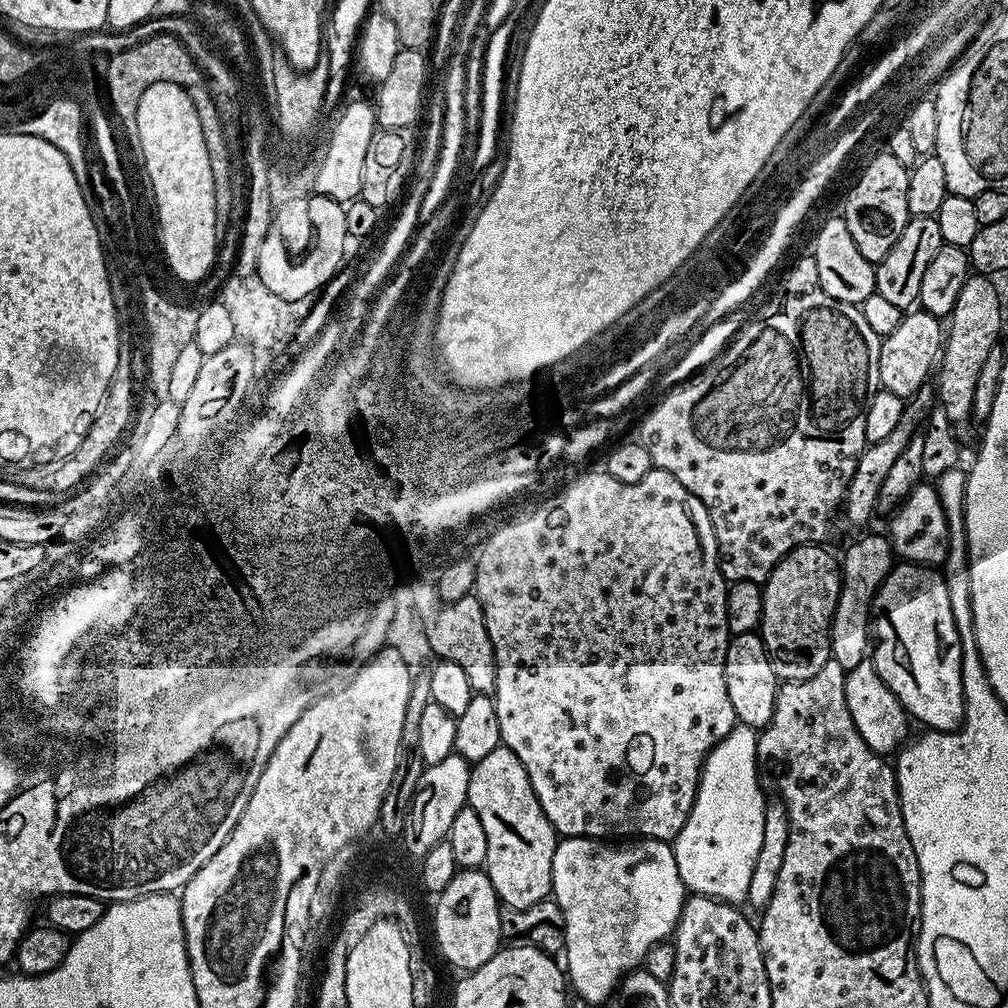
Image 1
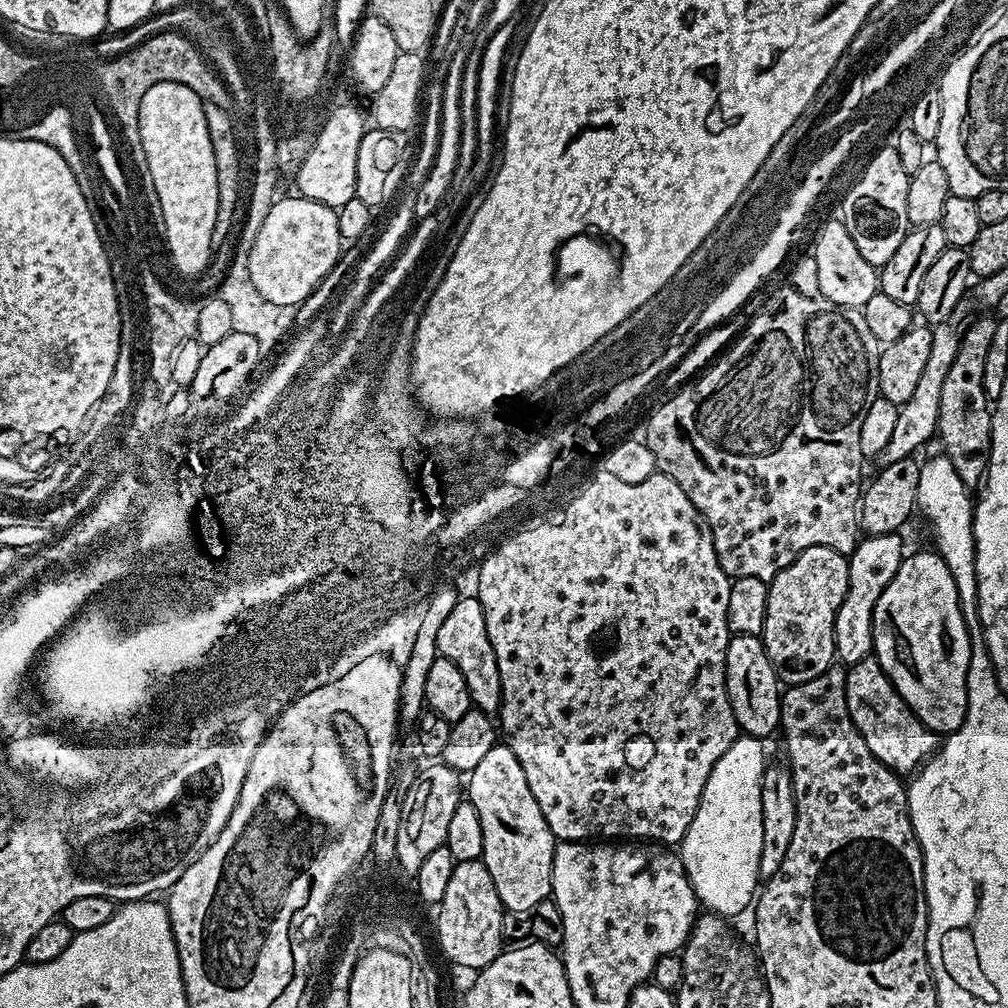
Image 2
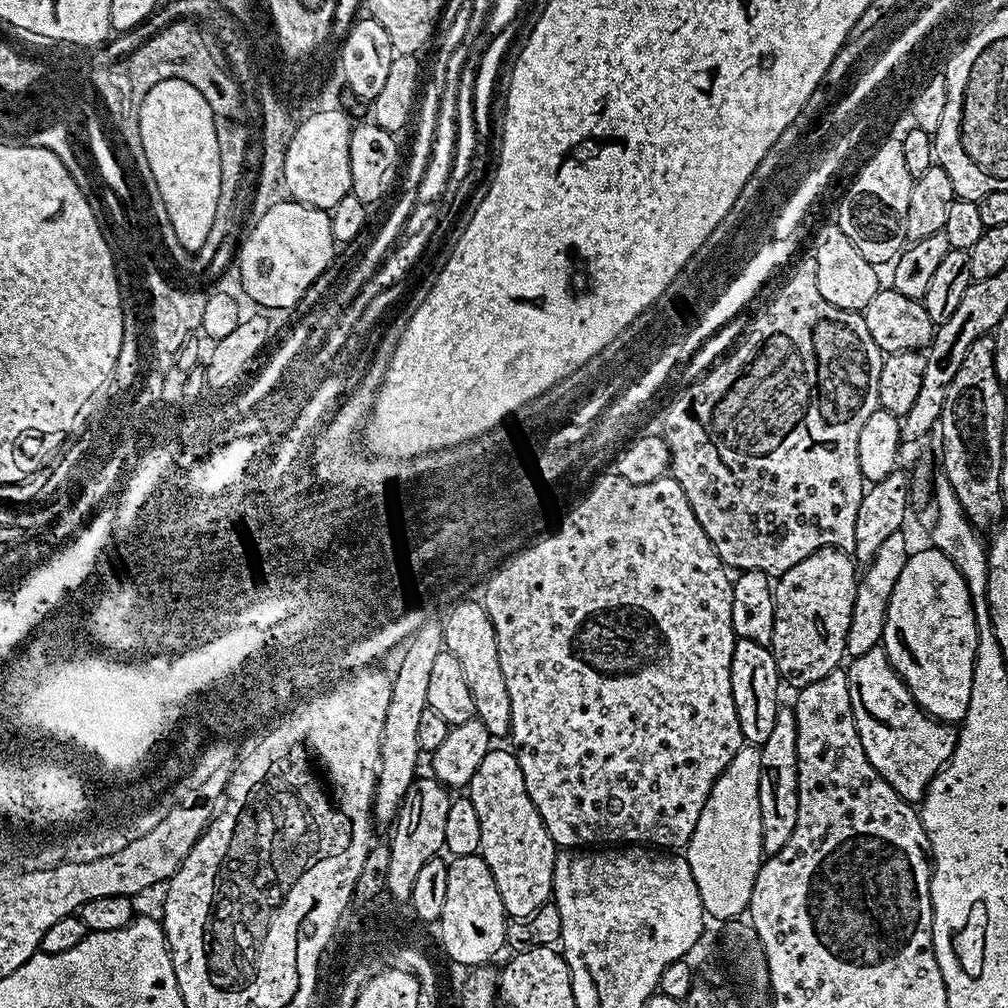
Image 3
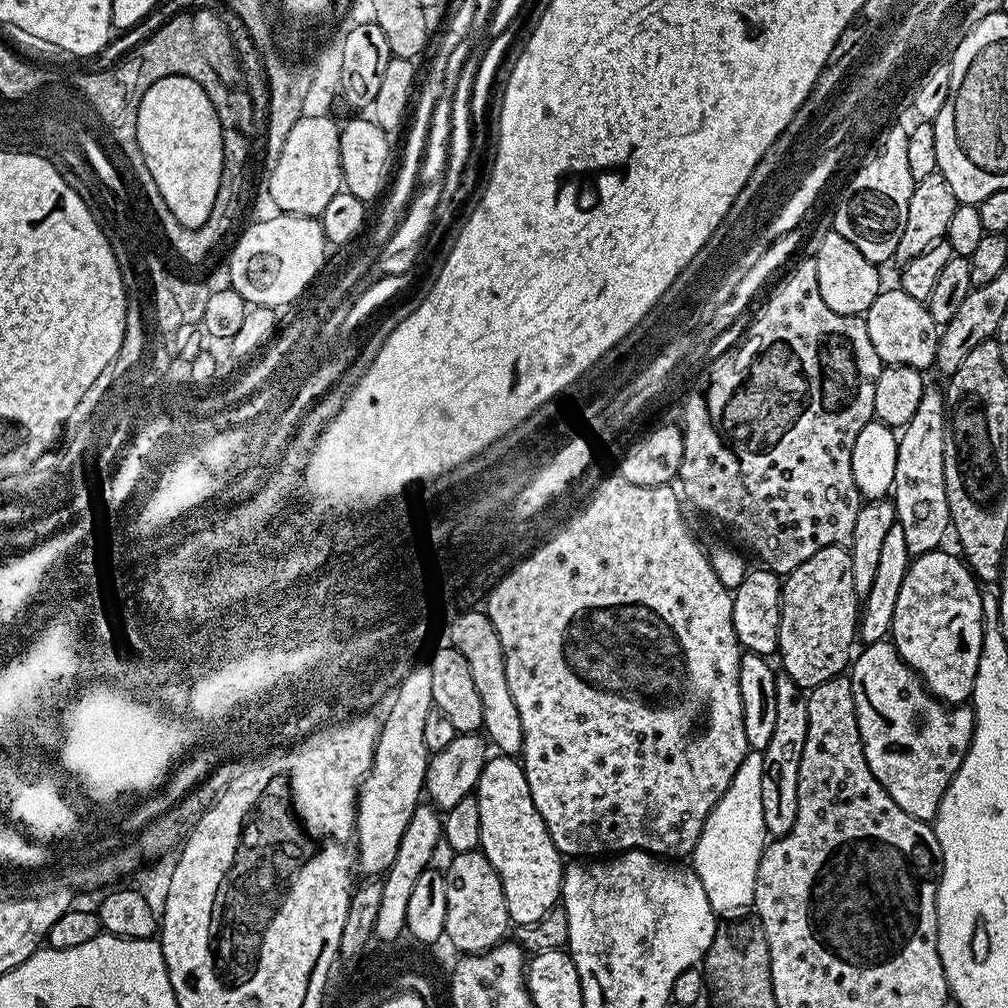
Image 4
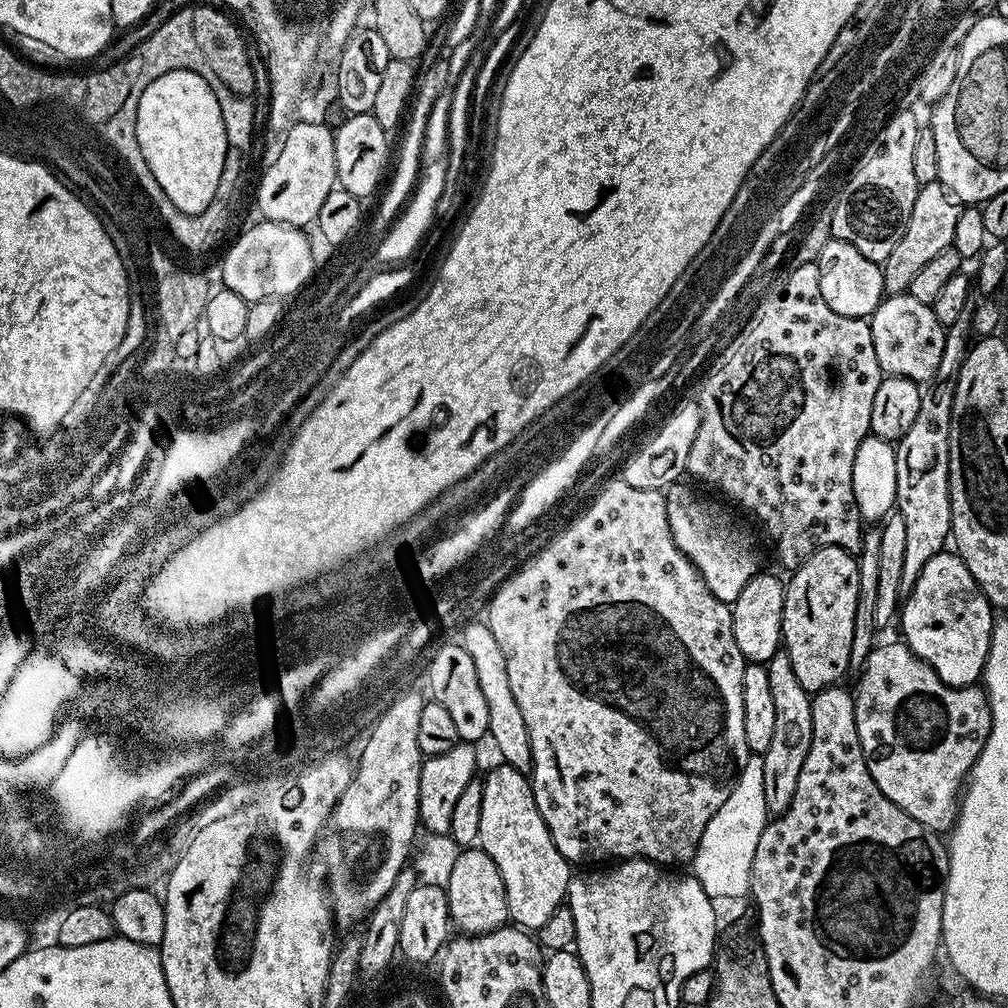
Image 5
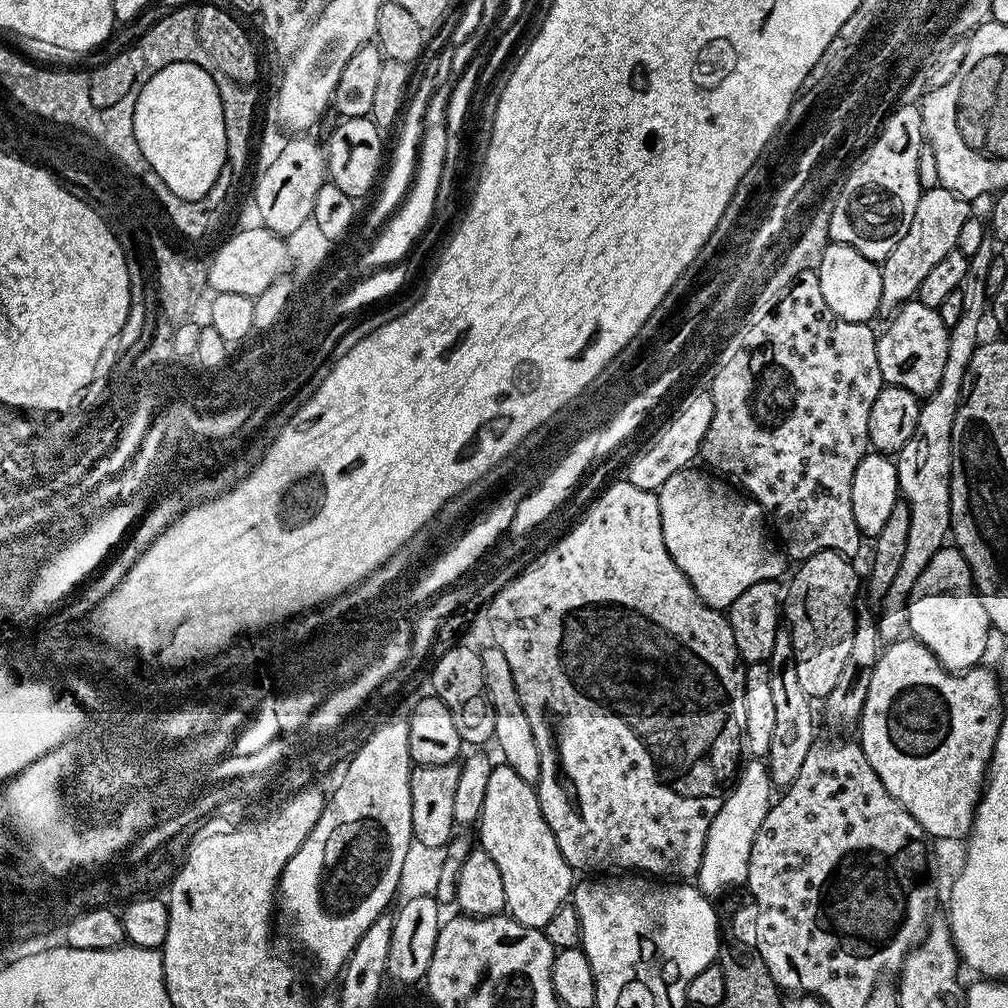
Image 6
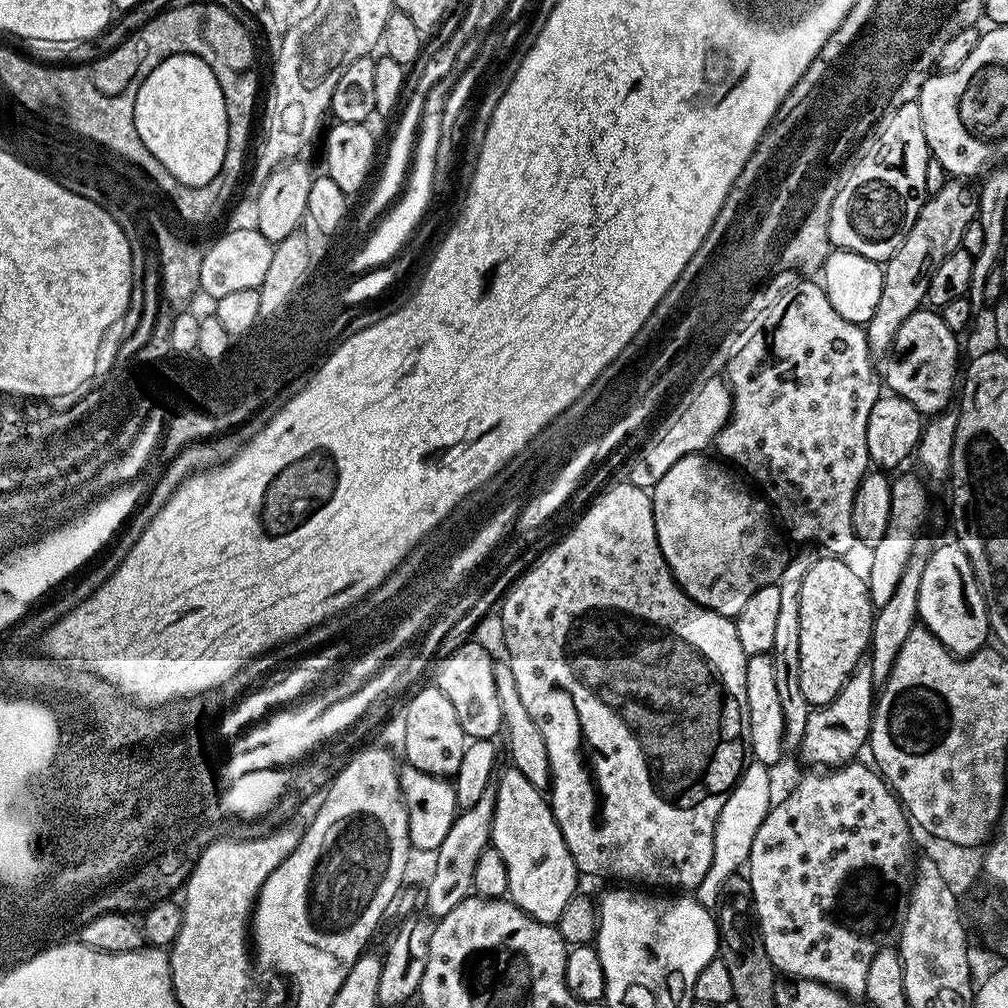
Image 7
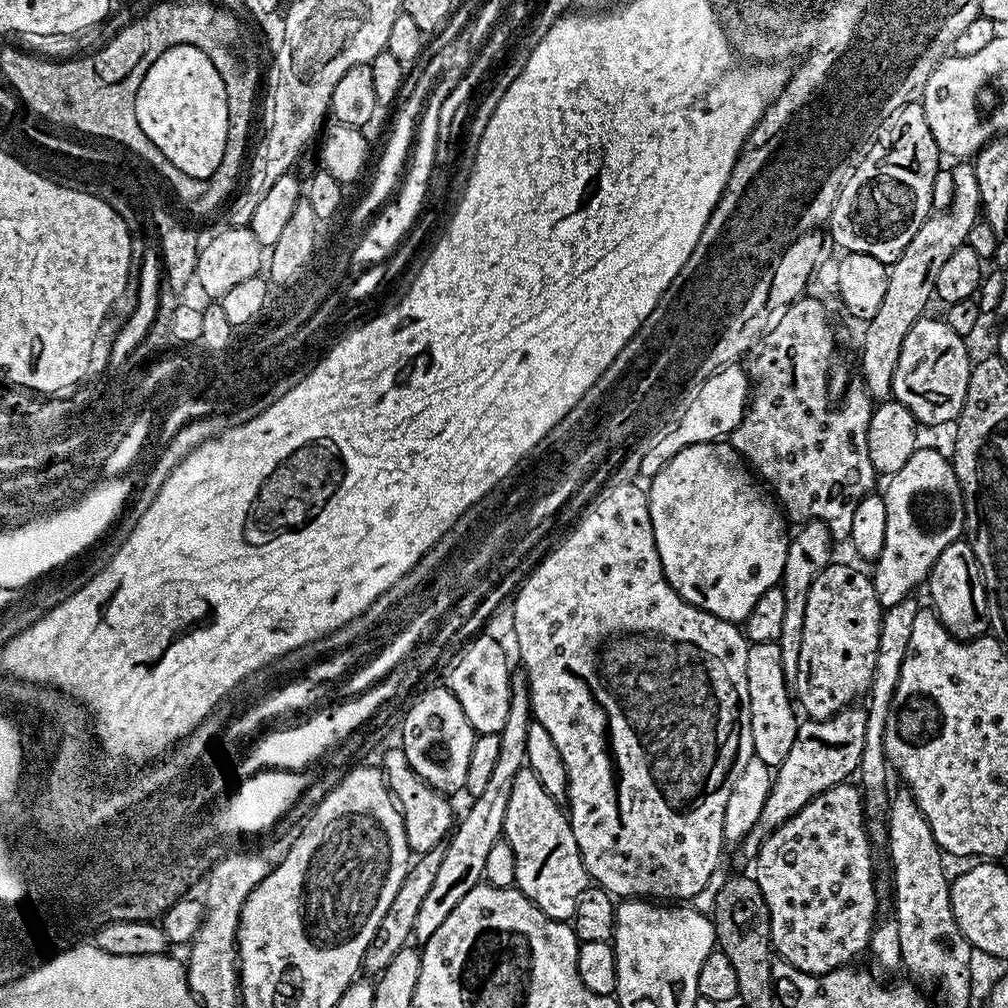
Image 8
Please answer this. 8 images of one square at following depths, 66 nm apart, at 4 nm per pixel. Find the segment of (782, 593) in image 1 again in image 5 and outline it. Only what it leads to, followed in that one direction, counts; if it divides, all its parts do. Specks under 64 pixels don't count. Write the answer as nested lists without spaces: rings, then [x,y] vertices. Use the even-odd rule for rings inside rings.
[[[838,546],[819,548],[810,558],[803,560],[799,568],[787,577],[782,610],[782,651],[790,658],[794,674],[800,685],[815,694],[841,683],[850,671],[850,646],[854,642],[854,610],[858,606],[857,557]]]

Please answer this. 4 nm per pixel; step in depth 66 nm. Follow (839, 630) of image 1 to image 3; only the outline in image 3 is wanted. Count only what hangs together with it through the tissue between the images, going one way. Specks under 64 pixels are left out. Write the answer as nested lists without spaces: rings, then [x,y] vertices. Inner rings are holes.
[[[903,531],[890,534],[890,538],[882,542],[882,550],[878,550],[878,554],[867,564],[859,577],[848,631],[849,657],[861,656],[866,654],[866,650],[874,650],[884,639],[884,623],[890,594],[894,594],[894,582],[898,582],[898,574],[902,574],[902,566],[906,566],[910,555],[910,547],[908,548],[907,542],[904,541],[904,535]]]

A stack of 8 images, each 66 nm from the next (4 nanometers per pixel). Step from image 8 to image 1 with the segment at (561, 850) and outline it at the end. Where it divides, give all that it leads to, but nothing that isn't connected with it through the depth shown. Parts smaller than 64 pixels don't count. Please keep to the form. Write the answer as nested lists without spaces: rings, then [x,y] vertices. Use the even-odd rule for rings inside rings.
[[[501,746],[475,761],[469,778],[467,807],[482,818],[482,827],[486,829],[484,868],[501,905],[529,908],[539,900],[549,899],[558,834],[538,802],[522,762],[510,749]]]

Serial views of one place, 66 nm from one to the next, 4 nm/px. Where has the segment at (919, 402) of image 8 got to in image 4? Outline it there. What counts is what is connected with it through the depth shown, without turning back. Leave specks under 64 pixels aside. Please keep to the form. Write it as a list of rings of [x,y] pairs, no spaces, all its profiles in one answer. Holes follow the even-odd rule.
[[[899,286],[881,290],[868,307],[863,317],[866,330],[870,334],[870,342],[874,342],[874,350],[878,350],[881,365],[901,364],[921,370],[931,369],[936,362],[938,342],[942,331],[941,325],[930,318],[930,310],[925,301],[910,298]]]

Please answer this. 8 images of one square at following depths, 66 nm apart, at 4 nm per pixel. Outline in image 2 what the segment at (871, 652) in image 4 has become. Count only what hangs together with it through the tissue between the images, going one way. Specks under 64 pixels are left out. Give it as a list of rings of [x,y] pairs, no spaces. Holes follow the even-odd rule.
[[[875,655],[862,662],[851,665],[847,669],[846,702],[856,724],[862,734],[866,746],[878,758],[897,774],[912,774],[919,769],[930,756],[937,751],[938,736],[928,729],[910,710],[910,706],[900,697],[898,690],[888,681],[888,676],[880,668]]]

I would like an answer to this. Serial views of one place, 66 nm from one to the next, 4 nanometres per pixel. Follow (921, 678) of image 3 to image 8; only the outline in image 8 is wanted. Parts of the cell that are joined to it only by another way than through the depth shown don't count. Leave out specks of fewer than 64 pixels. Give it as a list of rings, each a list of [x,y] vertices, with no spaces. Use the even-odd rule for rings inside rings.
[[[967,539],[950,542],[950,546],[946,546],[942,554],[938,554],[938,562],[934,562],[932,571],[928,574],[927,588],[928,596],[932,599],[931,607],[952,635],[962,640],[972,640],[975,636],[983,636],[989,631],[984,576],[980,572],[978,558],[974,558],[974,550]]]

